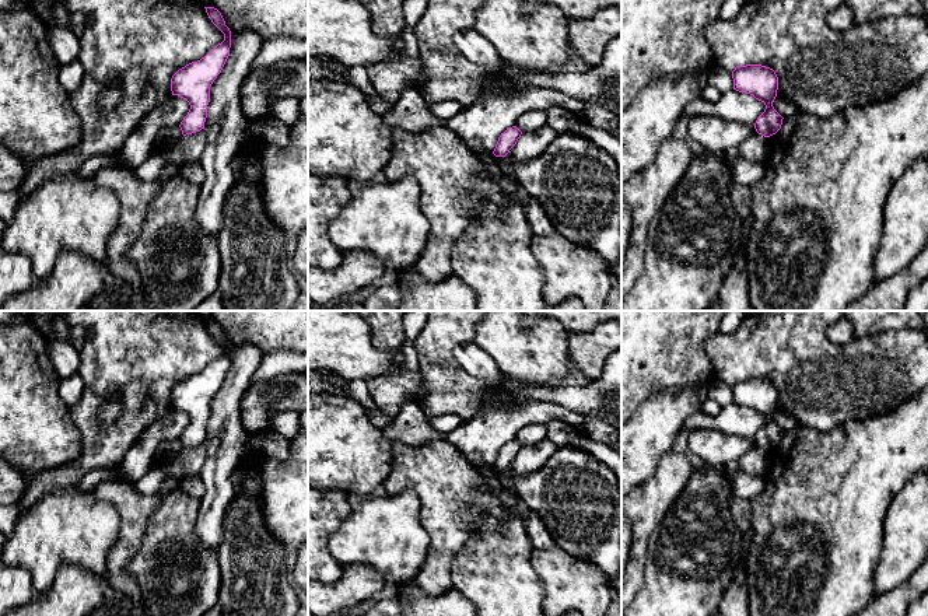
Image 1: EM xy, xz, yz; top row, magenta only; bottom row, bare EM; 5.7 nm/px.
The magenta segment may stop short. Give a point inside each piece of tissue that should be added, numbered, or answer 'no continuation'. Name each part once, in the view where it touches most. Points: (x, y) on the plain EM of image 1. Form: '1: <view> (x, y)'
no continuation

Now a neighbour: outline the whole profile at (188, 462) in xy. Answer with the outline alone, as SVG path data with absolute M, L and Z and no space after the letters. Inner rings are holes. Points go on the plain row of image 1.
M206 444L182 449L175 458L167 463L151 468L141 476L134 487L140 494L155 494L160 486L168 479L182 480L188 476L197 476L206 459Z

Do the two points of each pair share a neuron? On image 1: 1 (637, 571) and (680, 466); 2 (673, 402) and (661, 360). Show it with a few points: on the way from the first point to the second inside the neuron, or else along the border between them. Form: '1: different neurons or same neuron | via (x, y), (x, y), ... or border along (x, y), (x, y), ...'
1: same neuron | via (640, 545), (645, 506), (658, 493)
2: different neurons | border along (703, 382), (679, 391), (658, 391), (640, 403)

